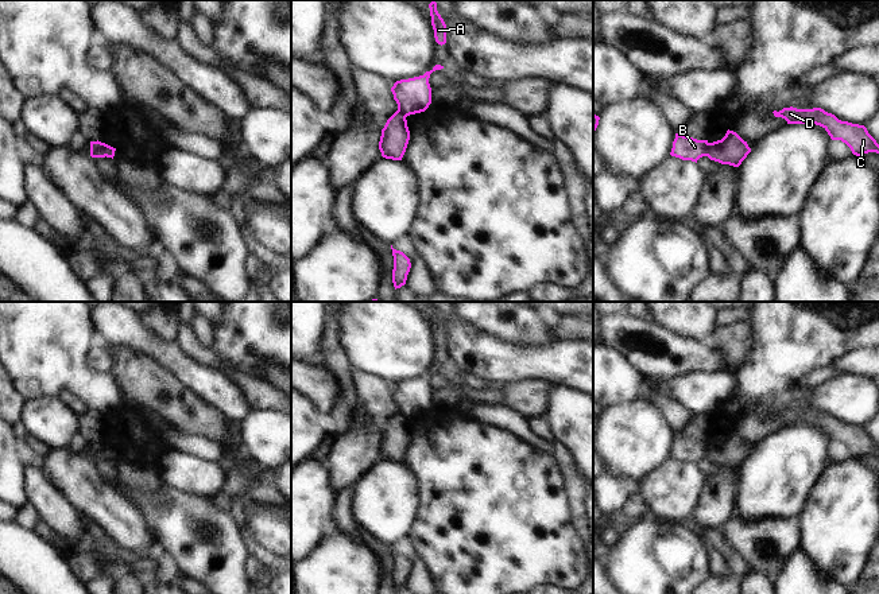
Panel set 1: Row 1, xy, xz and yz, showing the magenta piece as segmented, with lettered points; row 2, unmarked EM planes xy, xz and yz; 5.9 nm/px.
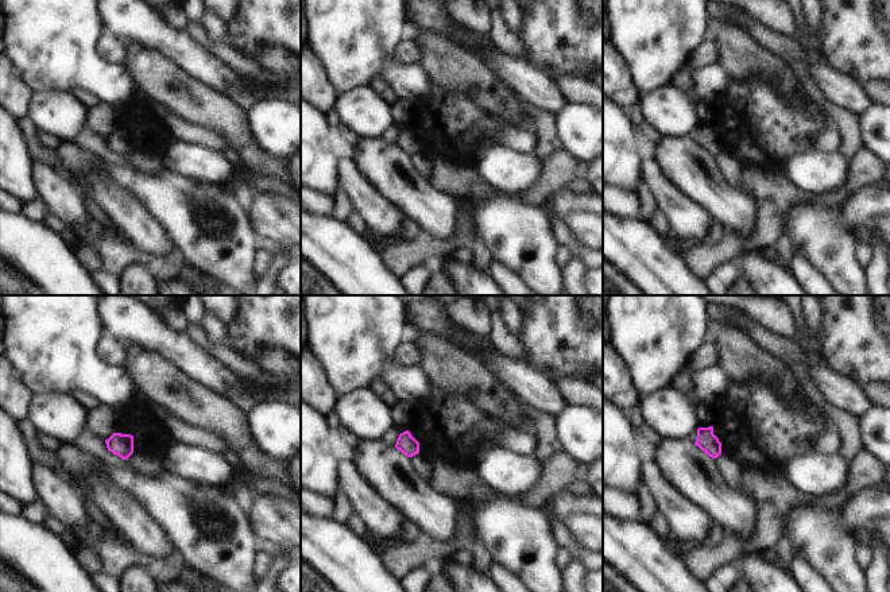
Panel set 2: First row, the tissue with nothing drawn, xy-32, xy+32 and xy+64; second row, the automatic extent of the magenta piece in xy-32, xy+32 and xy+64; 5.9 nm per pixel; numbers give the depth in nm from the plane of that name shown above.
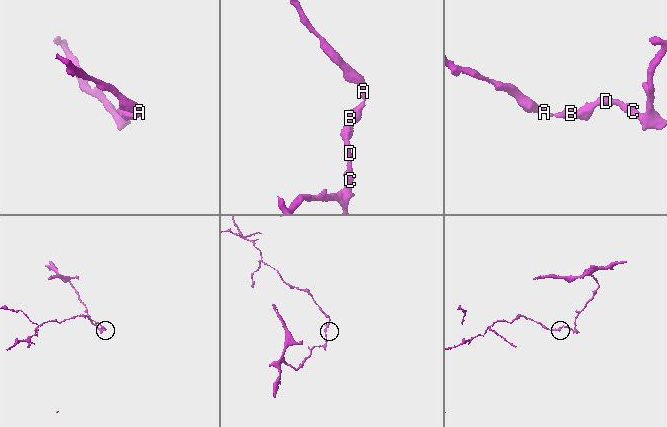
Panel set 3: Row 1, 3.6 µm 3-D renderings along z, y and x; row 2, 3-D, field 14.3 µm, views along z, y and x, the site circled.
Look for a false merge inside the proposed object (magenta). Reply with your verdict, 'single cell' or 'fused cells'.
fused cells

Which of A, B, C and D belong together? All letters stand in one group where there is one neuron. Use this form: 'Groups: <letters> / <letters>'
Groups: A B / C D.

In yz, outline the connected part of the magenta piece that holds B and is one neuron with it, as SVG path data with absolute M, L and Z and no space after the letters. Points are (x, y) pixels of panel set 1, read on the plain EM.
M675 435L670 457L682 462L692 462L697 465L700 459L706 458L708 447L708 442L697 442Z

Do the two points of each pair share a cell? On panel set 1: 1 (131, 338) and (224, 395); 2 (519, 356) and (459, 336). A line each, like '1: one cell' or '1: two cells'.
1: one cell
2: one cell

